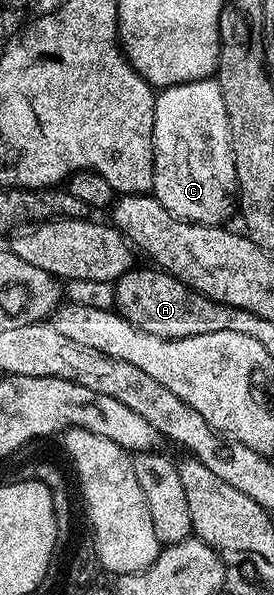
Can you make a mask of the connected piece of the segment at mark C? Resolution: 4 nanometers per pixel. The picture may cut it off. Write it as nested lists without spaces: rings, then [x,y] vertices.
[[[216,79],[205,81],[189,81],[183,85],[173,85],[161,90],[154,98],[154,188],[152,196],[181,221],[194,221],[198,225],[216,225],[219,227],[227,224],[226,220],[236,213],[236,198],[239,196],[238,176],[236,175],[236,163],[234,162],[234,148],[232,147],[232,135],[228,123],[228,111],[224,107],[224,95],[220,91],[220,83]]]

